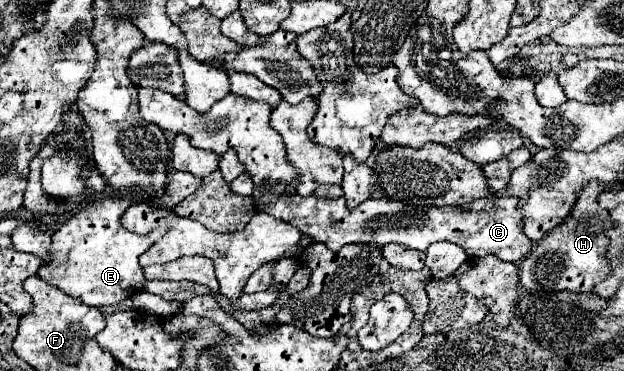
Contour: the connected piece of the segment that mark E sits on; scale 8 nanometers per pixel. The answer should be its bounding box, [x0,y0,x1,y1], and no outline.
[37,193,167,307]

